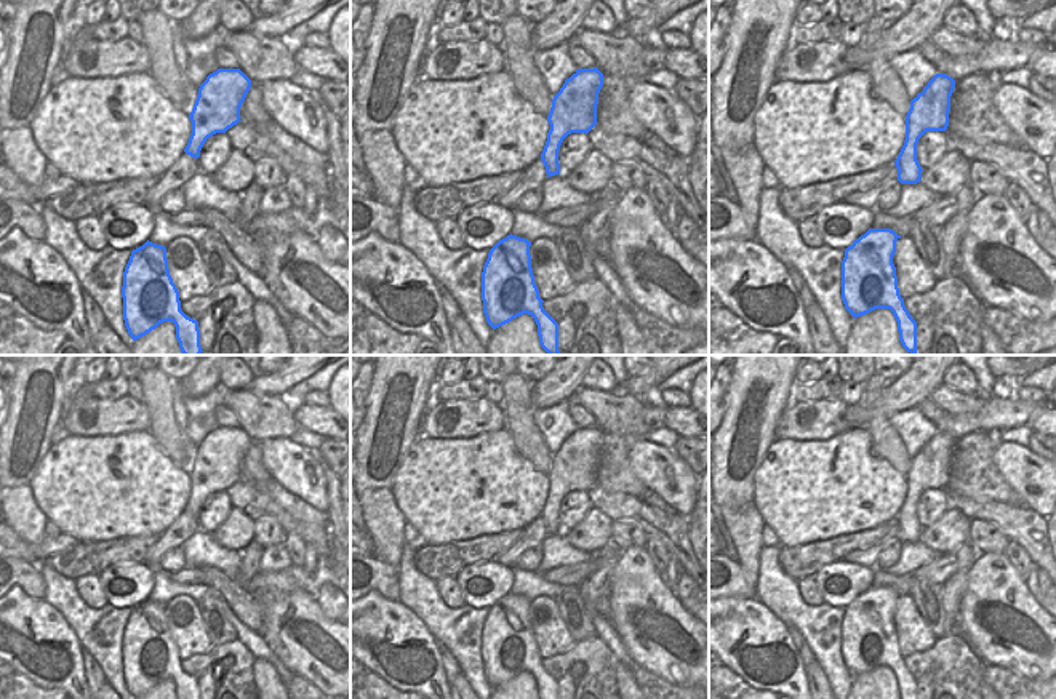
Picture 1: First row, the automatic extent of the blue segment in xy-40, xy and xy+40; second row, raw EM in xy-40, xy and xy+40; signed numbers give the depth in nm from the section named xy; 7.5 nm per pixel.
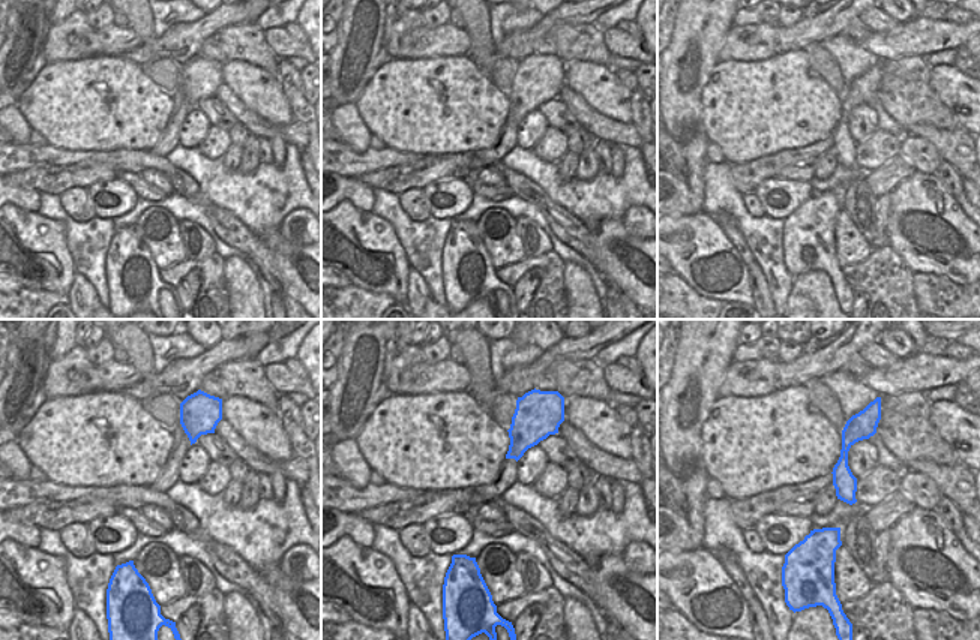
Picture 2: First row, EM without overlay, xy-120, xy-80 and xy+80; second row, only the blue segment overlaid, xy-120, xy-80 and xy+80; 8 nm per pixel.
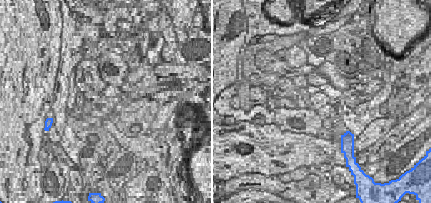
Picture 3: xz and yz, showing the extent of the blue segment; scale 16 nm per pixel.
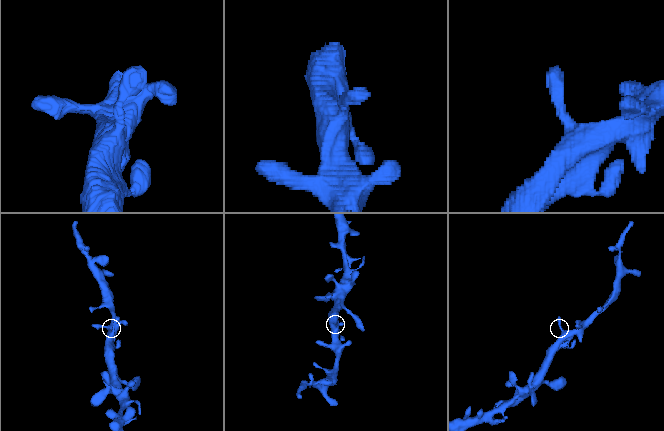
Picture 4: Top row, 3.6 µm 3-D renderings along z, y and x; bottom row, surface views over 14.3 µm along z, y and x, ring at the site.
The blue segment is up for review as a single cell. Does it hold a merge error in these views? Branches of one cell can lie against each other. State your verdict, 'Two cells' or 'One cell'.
One cell

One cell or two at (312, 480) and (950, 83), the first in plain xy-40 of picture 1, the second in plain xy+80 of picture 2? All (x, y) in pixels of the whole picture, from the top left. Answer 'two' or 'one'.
one

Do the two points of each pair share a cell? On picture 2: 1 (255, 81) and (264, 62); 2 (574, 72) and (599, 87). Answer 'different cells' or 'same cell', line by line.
1: different cells
2: same cell

